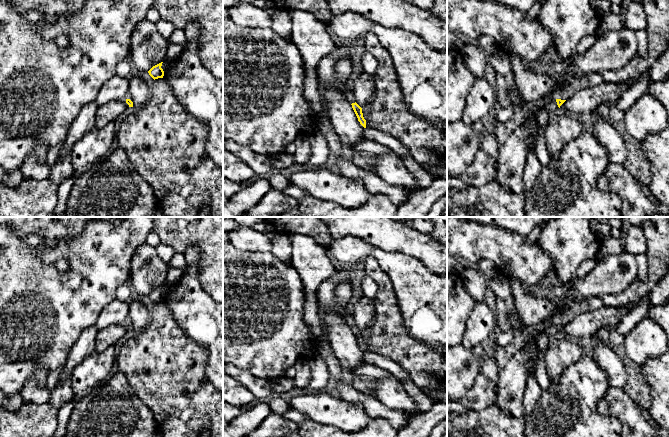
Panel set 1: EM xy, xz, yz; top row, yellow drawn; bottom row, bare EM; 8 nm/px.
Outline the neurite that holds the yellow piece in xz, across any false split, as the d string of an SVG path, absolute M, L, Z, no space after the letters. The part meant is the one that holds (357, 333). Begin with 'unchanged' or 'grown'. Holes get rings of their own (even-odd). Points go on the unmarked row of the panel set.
grown | M340 309L340 312L343 314L343 319L345 323L352 329L352 332L358 342L358 345L364 352L366 352L366 344L363 341L362 332L355 325L355 320L352 315L352 311L349 309L348 310Z

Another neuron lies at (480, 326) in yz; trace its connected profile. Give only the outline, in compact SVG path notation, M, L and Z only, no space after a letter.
M477 302L467 320L463 345L474 348L483 344L497 329L495 316L484 302Z

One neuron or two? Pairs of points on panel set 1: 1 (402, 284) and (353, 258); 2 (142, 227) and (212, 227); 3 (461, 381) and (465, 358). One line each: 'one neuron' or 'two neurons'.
1: one neuron
2: two neurons
3: one neuron

